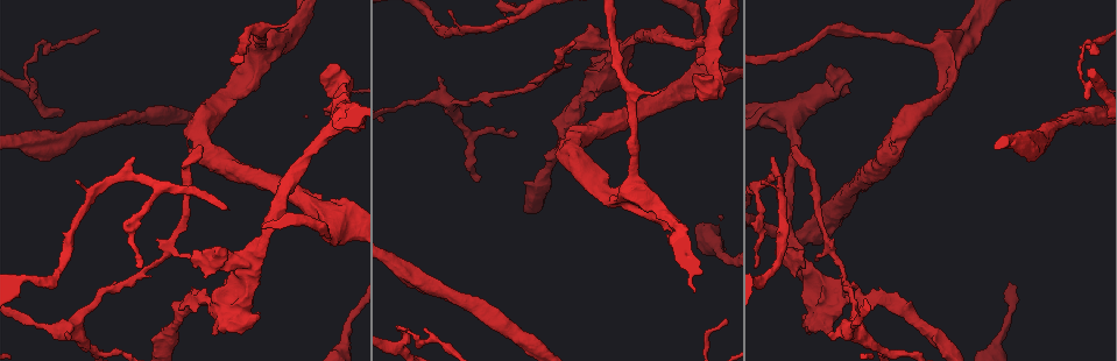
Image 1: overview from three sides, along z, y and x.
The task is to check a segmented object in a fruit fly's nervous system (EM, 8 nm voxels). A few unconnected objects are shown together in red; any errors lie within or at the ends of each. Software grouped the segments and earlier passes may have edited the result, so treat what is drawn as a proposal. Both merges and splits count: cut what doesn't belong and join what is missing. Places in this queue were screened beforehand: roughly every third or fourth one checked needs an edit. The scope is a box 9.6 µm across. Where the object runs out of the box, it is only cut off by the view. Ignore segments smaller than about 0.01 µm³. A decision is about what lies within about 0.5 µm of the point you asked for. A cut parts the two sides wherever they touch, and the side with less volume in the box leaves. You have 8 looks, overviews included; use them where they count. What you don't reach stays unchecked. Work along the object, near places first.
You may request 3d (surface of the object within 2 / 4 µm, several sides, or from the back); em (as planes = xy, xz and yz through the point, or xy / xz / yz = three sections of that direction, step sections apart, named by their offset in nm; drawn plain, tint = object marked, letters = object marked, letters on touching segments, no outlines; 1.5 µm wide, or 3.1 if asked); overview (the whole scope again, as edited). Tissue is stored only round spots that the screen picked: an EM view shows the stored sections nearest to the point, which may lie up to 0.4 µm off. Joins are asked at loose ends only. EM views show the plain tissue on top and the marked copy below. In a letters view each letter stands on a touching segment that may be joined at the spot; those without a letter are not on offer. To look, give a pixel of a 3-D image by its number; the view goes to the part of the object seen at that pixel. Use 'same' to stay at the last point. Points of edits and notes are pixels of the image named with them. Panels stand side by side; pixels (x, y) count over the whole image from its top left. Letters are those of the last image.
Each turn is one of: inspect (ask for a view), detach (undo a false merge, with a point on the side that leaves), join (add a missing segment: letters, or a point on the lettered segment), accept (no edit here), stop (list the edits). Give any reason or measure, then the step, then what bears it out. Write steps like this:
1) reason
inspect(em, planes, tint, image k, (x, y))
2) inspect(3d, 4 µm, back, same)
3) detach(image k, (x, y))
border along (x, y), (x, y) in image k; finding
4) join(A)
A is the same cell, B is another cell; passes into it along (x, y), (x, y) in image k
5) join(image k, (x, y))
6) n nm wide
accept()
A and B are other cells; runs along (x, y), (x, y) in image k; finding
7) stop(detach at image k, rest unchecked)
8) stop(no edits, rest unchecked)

calibre changes
inspect(3d, 2 µm, image 1, (223, 93))

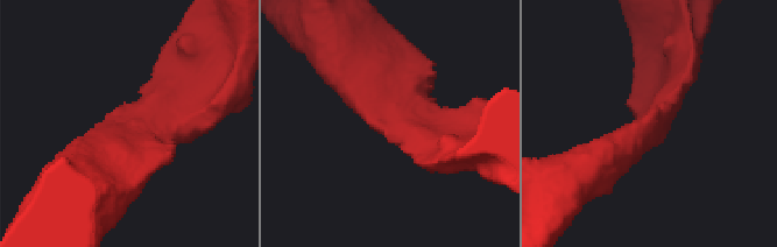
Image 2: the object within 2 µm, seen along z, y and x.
3 arms; arms of 240, 260, 420 nm
inspect(em, xz, step 8, letters, image 2, (135, 131))

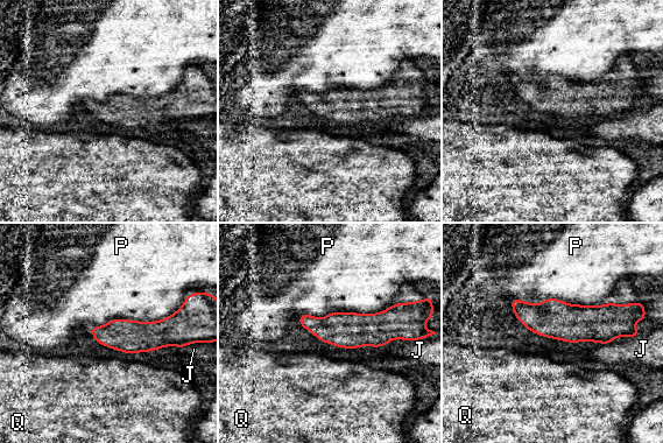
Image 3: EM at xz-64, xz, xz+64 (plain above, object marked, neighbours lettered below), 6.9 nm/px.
160 nm wide
accept()
J, P and Q are other cells; continuous, no second cell

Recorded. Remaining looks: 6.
branch stops here
inspect(em, xz, step 8, letters, image 1, (572, 46))

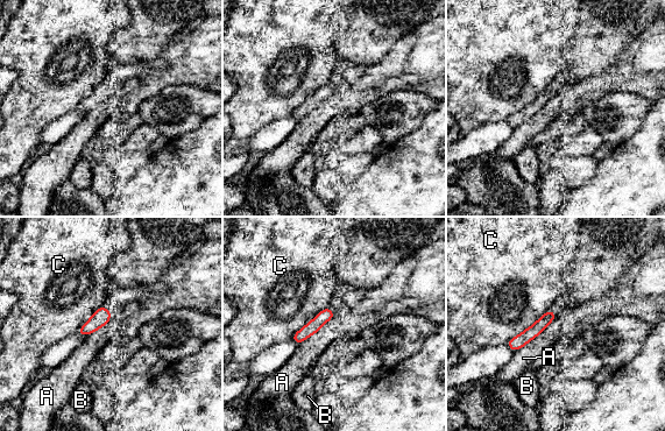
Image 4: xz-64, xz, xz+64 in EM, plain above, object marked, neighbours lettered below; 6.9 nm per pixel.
inspect(em, xy, step 8, letters, same)

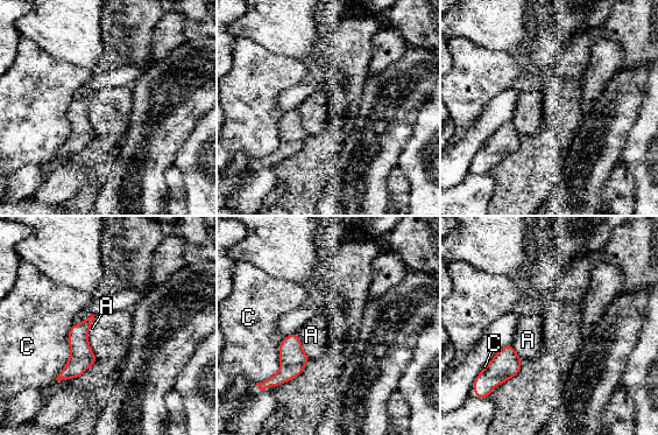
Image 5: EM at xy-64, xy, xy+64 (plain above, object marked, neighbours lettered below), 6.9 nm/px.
C touches over 420 nm
accept()
A and C are other cells; runs along (90, 320), (62, 376) in image 5; no lettered segment goes on from it

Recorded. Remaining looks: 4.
branch stops here
inspect(3d, 2 µm, image 1, (134, 158))

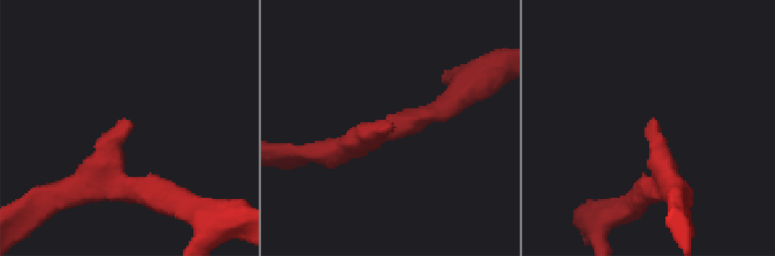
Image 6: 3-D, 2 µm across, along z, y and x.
arms of 200, 200 nm
inspect(em, xz, step 4, tint, image 6, (648, 123))

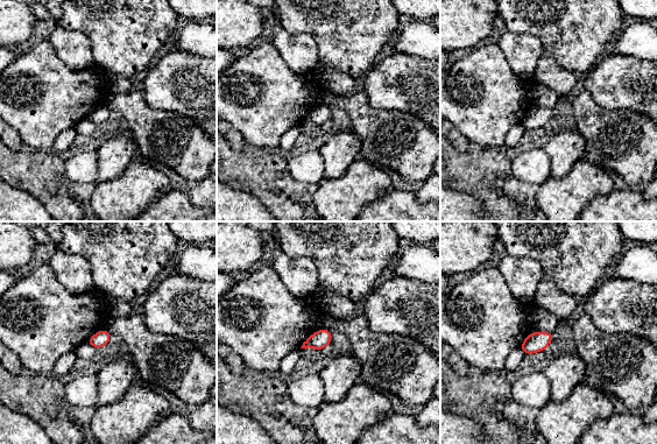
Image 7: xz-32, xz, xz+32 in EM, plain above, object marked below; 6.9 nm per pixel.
inspect(em, planes, letters, same)

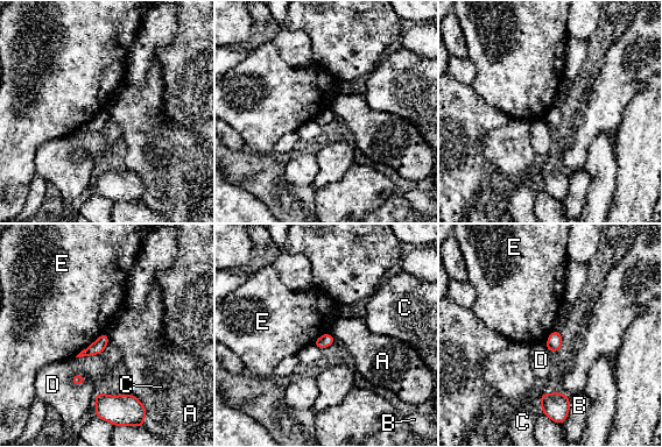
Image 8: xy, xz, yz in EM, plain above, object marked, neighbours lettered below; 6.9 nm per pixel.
accept()
A, B, C, D and E are other cells; border along (106, 332), (101, 333), (76, 356) in image 8; no lettered segment goes on from it

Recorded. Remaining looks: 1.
stop(no edits, rest unchecked)

